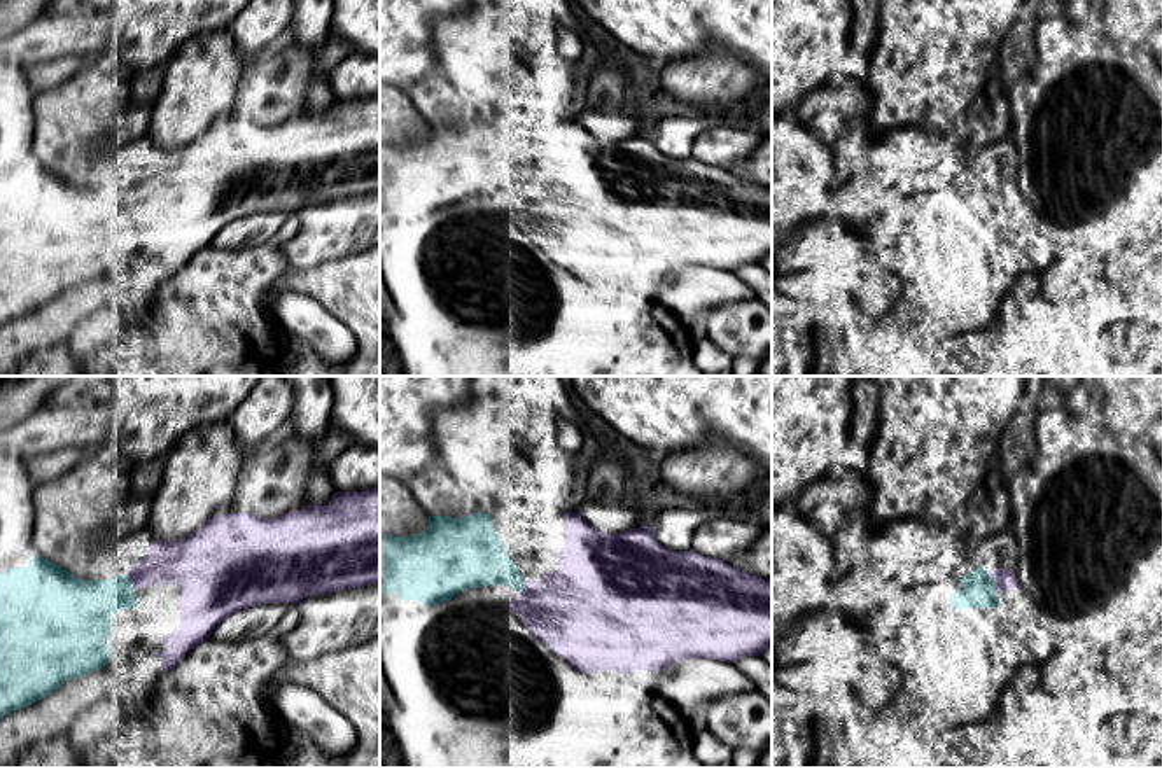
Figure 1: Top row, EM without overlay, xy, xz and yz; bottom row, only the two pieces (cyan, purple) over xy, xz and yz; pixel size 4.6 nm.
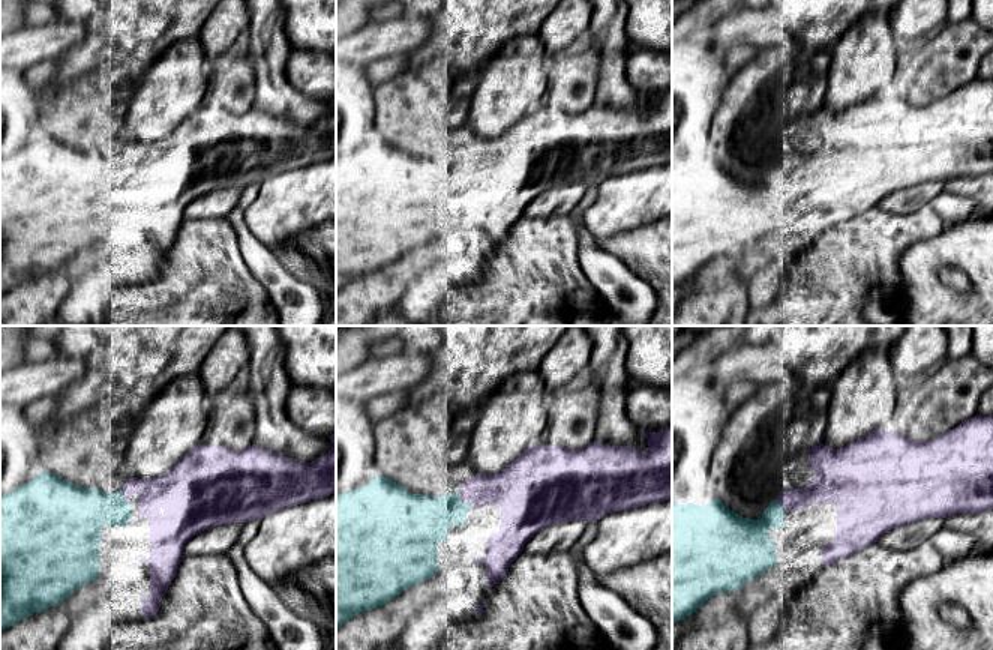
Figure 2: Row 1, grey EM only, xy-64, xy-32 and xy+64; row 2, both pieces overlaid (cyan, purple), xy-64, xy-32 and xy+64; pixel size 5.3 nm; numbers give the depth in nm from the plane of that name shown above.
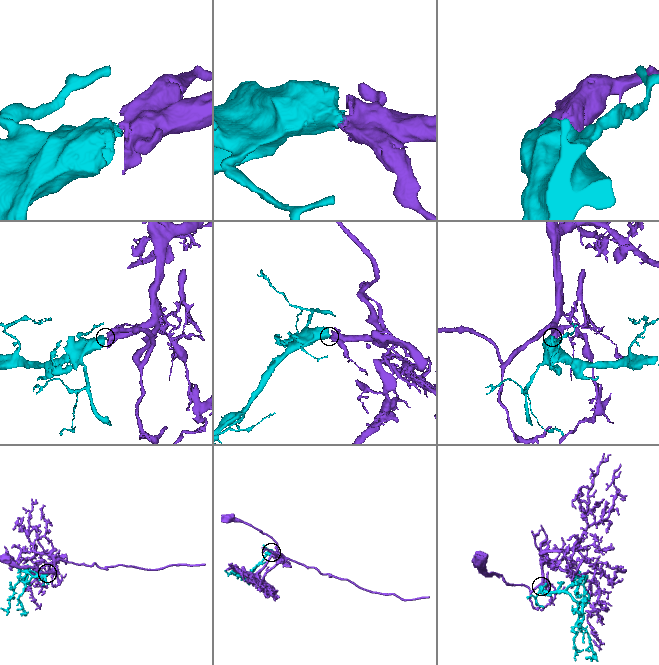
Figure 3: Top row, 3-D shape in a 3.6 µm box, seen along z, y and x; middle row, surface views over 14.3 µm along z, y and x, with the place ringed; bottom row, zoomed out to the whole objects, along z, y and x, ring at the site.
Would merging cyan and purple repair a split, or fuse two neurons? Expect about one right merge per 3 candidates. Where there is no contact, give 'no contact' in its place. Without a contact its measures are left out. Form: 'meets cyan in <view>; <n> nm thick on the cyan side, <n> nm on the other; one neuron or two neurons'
meets cyan in yz; 160 nm thick on the cyan side, 100 nm on the other; one neuron

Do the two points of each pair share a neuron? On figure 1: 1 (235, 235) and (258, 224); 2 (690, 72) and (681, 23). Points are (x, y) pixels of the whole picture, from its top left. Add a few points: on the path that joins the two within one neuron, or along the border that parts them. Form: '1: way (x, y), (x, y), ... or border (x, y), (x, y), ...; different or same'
1: way (240, 233), (252, 230); same
2: border (728, 49), (713, 41), (699, 53), (658, 67); different

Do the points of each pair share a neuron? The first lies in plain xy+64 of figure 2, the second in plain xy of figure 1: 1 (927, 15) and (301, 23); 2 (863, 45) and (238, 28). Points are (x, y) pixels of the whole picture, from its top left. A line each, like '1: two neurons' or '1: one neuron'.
1: two neurons
2: two neurons

